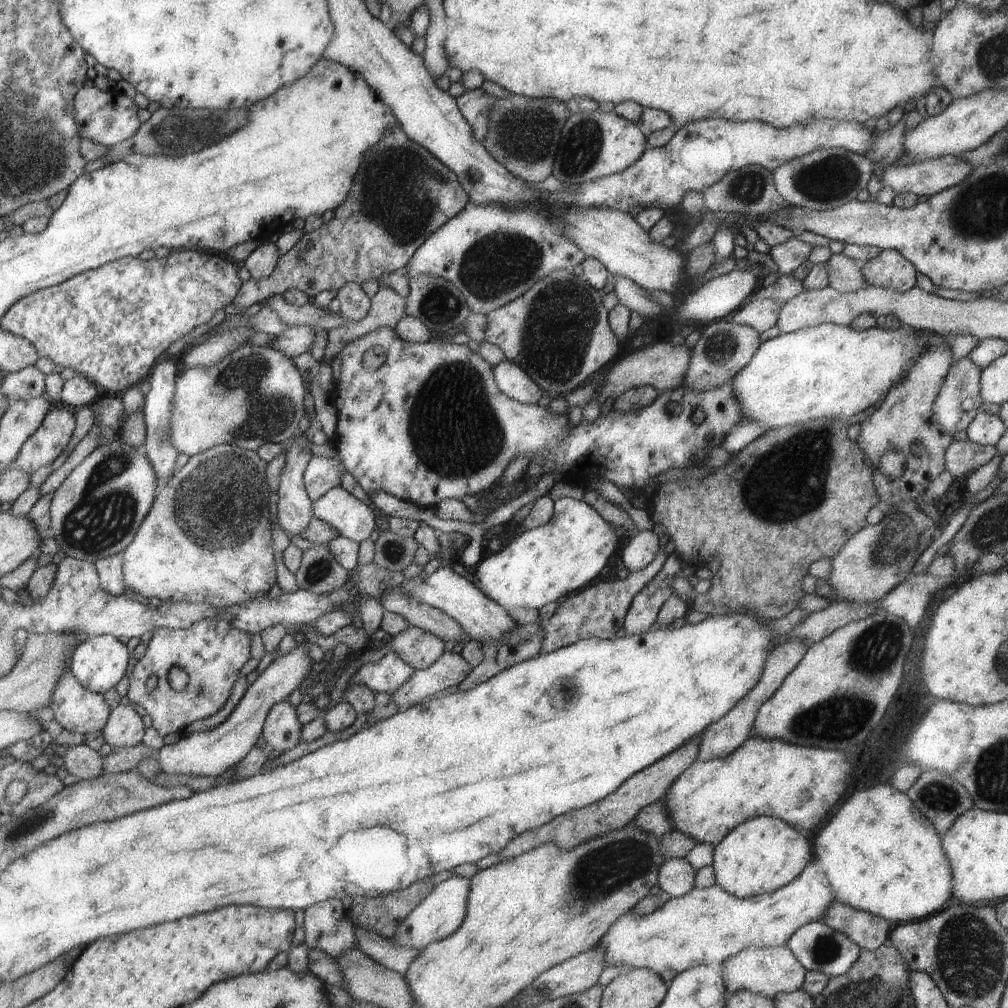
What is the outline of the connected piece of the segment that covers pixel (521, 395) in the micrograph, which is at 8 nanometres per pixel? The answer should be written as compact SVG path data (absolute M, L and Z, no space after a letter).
M505 358L492 368L497 388L509 398L528 405L536 404L542 390L535 384L528 372L517 363Z

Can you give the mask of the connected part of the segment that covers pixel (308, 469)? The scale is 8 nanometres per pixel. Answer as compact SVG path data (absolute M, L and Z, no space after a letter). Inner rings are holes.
M310 456L302 474L302 481L312 502L330 488L340 486L342 470L344 468L339 458Z

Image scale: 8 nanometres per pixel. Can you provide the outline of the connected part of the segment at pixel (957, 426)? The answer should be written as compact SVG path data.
M969 357L958 358L950 364L943 384L933 401L933 416L939 428L950 435L960 430L966 430L970 420L978 413L982 403L980 397L980 370L969 360Z

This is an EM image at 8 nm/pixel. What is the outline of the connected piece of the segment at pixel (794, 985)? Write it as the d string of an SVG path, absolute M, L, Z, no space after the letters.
M785 946L763 947L763 948L744 948L736 952L733 956L728 956L722 963L722 977L724 978L724 996L727 1000L728 996L738 990L746 990L756 995L773 998L778 992L788 993L797 989L801 989L806 970L801 963L795 958L795 955Z

